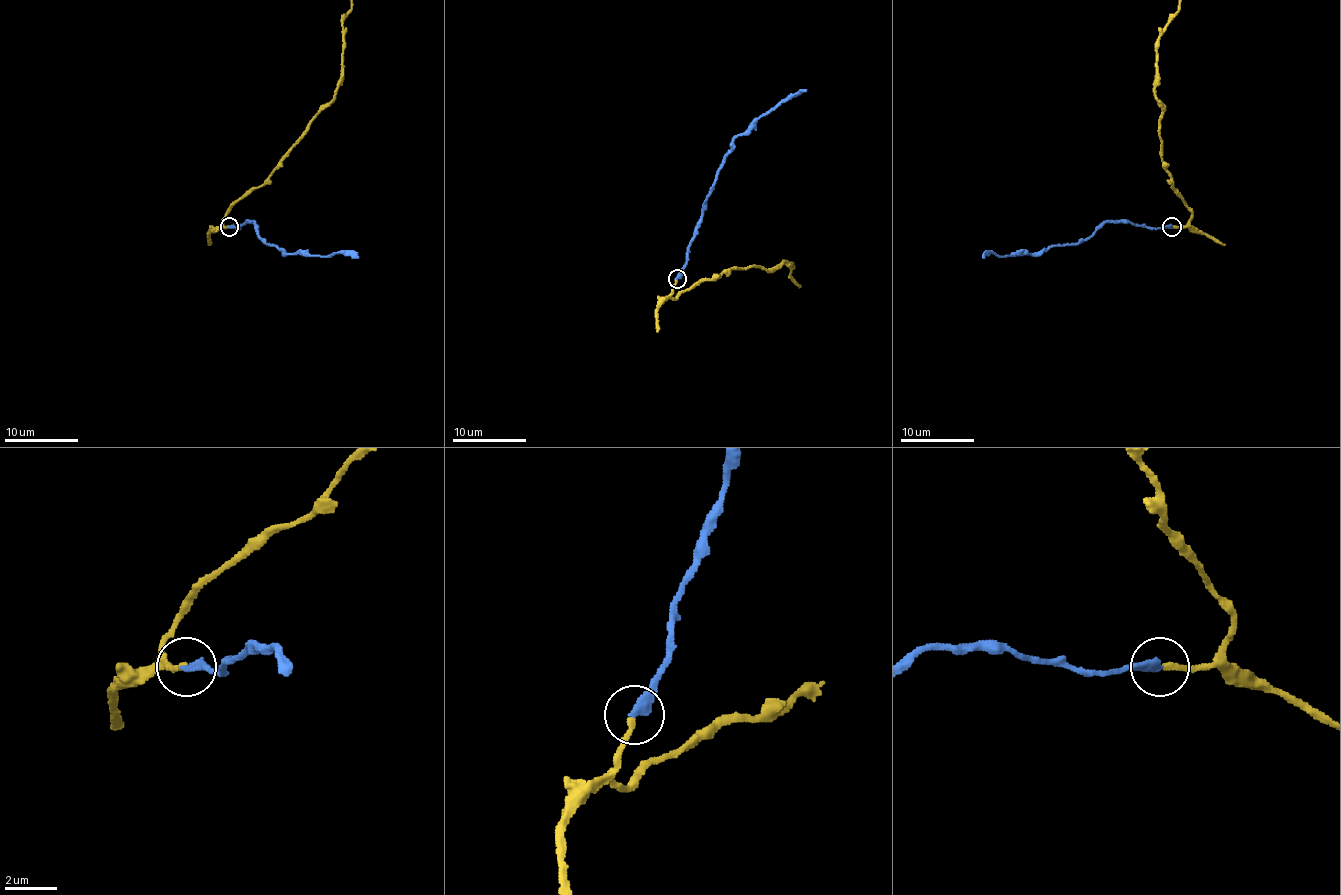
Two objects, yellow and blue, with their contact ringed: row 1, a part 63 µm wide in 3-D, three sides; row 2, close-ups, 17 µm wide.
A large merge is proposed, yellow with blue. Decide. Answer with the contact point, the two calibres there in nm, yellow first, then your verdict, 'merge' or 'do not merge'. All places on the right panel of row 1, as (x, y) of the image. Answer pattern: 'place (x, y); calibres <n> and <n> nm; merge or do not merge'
place (1171, 227); calibres 220 and 340 nm; merge

